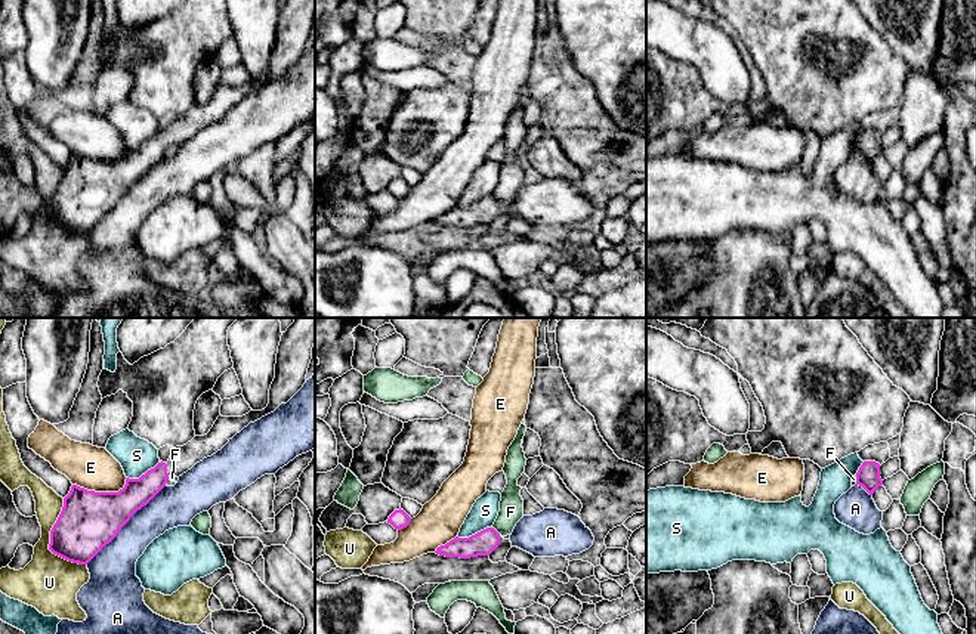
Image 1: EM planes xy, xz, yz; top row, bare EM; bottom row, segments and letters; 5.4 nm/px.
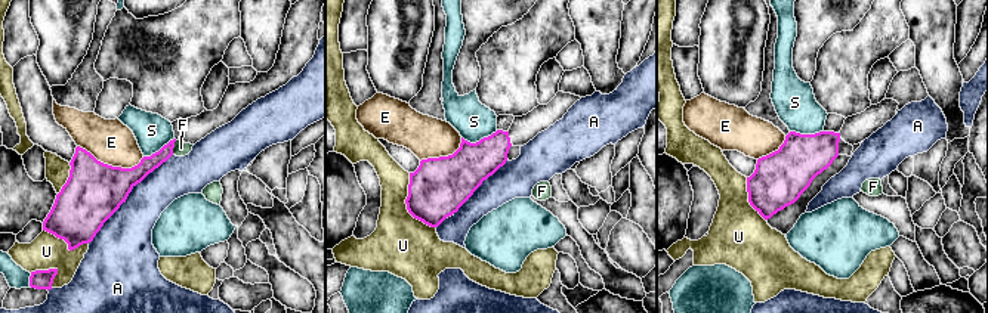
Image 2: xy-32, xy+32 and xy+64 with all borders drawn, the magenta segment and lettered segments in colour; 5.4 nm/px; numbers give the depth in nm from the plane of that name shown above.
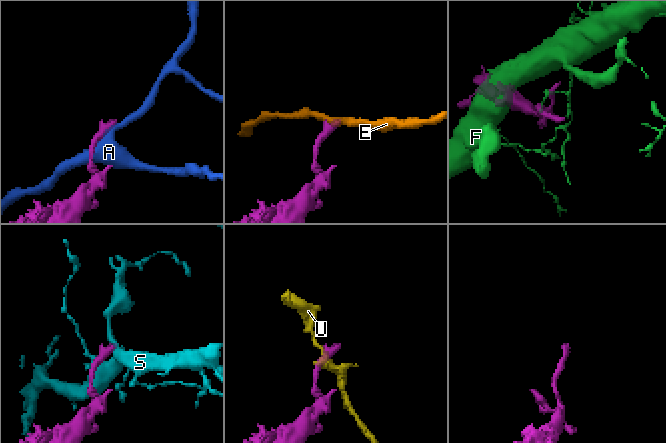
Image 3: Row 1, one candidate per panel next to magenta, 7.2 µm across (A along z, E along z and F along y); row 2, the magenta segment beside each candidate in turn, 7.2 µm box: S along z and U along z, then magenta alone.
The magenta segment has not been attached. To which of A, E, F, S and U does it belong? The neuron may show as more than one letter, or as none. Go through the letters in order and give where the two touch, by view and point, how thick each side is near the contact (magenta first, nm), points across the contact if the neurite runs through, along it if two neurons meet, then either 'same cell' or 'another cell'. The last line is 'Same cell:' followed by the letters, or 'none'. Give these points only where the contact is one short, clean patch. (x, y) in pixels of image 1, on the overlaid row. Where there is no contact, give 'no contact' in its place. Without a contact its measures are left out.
A: meets magenta in xy at (126, 522); 320 nm thick on the magenta side, 240 nm on the other; another cell
E: meets magenta in xy at (102, 492); 320 nm thick on the magenta side, 240 nm on the other; border along xy (127, 478), (126, 483), (117, 491), (87, 491), (73, 483); another cell
F: meets magenta in xz at (496, 531); 140 nm thick on the magenta side, 130 nm on the other; border along xz (493, 526), (500, 534); another cell
S: meets magenta in xz at (475, 534); 140 nm thick on the magenta side, 140 nm on the other; another cell
U: meets magenta in xy at (51, 543); 320 nm thick on the magenta side, 300 nm on the other; another cell
Same cell: none

